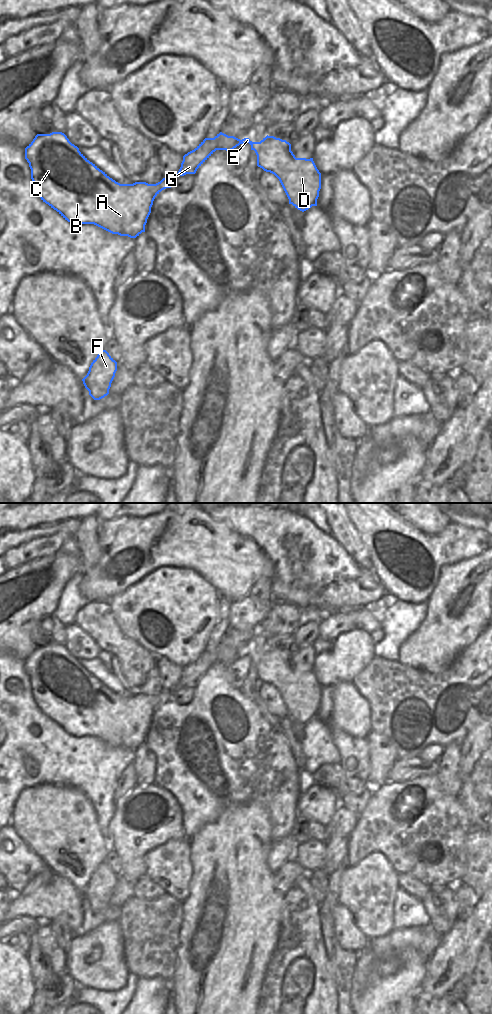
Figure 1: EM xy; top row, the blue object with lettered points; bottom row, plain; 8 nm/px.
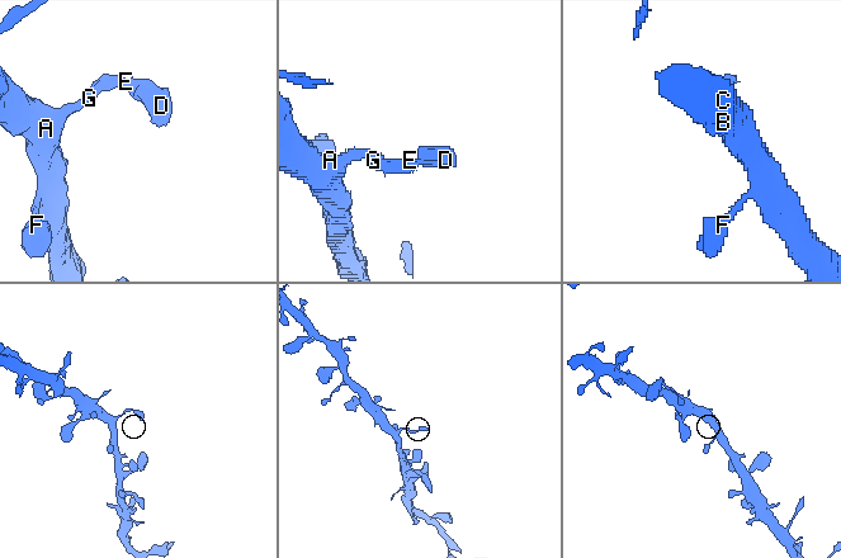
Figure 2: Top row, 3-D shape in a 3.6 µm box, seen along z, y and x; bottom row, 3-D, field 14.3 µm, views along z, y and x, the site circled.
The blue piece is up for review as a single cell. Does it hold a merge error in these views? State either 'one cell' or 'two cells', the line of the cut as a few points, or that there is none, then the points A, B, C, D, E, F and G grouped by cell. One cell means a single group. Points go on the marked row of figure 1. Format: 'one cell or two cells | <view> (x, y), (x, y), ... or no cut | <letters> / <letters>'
one cell | no cut | A B C D E F G

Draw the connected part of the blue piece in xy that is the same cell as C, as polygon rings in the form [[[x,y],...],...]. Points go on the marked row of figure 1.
[[[62,132],[37,134],[25,148],[25,159],[31,169],[33,187],[41,200],[56,210],[65,220],[78,226],[94,224],[112,234],[136,238],[145,232],[145,225],[151,213],[155,197],[164,189],[171,188],[171,178],[163,178],[156,184],[135,182],[120,184],[90,162],[77,146],[72,144]]]

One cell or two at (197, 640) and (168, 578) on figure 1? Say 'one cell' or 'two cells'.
one cell

